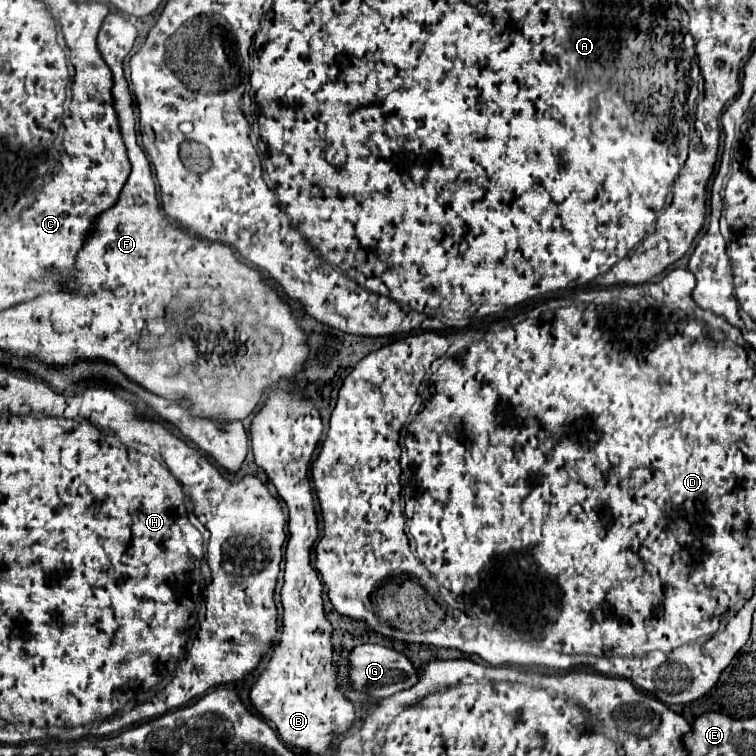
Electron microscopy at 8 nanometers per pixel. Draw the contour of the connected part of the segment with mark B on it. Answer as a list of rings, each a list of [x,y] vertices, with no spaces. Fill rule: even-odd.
[[[276,389],[276,391],[272,391],[272,393],[268,395],[264,407],[256,413],[256,417],[254,417],[254,421],[252,421],[252,439],[250,439],[250,443],[252,443],[252,451],[254,451],[254,457],[256,457],[256,465],[258,465],[260,469],[266,471],[268,479],[274,483],[278,495],[282,497],[282,501],[284,501],[286,507],[288,507],[288,531],[290,531],[290,539],[288,539],[288,545],[286,545],[284,585],[282,585],[282,591],[280,591],[280,603],[282,603],[282,635],[280,635],[280,639],[278,639],[278,643],[276,643],[276,647],[274,647],[274,651],[272,651],[272,655],[270,655],[266,667],[264,667],[264,671],[260,673],[258,681],[254,683],[254,687],[252,687],[252,691],[250,691],[250,699],[252,699],[252,705],[254,705],[254,709],[258,711],[258,715],[262,715],[266,721],[270,721],[270,723],[278,729],[278,735],[282,737],[282,741],[284,741],[286,745],[300,747],[300,749],[308,749],[308,751],[326,755],[326,753],[330,751],[332,741],[334,741],[336,737],[340,737],[342,733],[346,733],[346,731],[350,729],[350,725],[354,723],[356,709],[354,709],[354,705],[352,705],[338,689],[334,689],[334,665],[332,665],[332,641],[330,641],[330,639],[332,639],[332,625],[328,623],[328,619],[326,619],[326,615],[324,615],[324,607],[322,607],[322,583],[320,583],[316,571],[310,567],[310,549],[312,549],[312,545],[314,545],[314,541],[316,541],[316,537],[318,537],[318,519],[316,519],[314,505],[312,505],[314,499],[312,499],[312,489],[310,489],[310,481],[308,481],[308,463],[310,463],[310,459],[312,459],[312,453],[314,453],[314,449],[316,449],[316,443],[318,443],[320,435],[322,435],[322,421],[320,421],[320,413],[316,411],[316,407],[314,407],[310,401],[300,399],[298,395],[284,393],[282,389]]]

